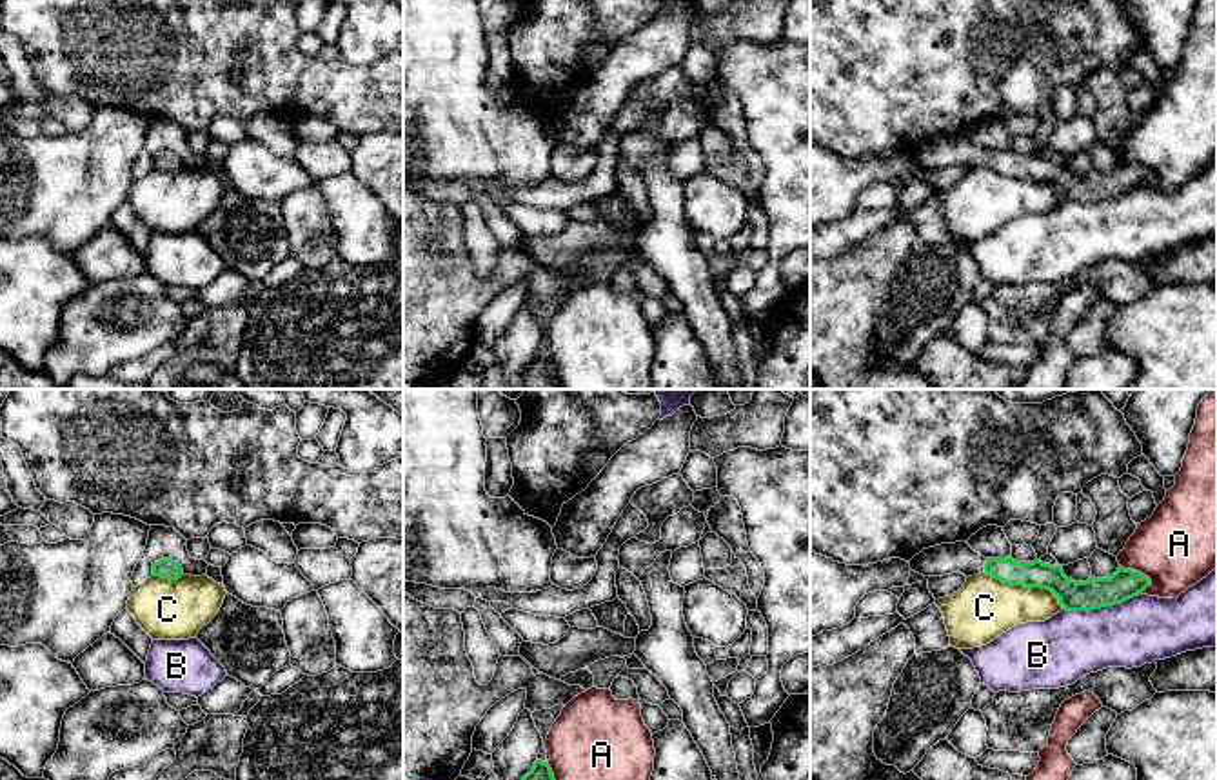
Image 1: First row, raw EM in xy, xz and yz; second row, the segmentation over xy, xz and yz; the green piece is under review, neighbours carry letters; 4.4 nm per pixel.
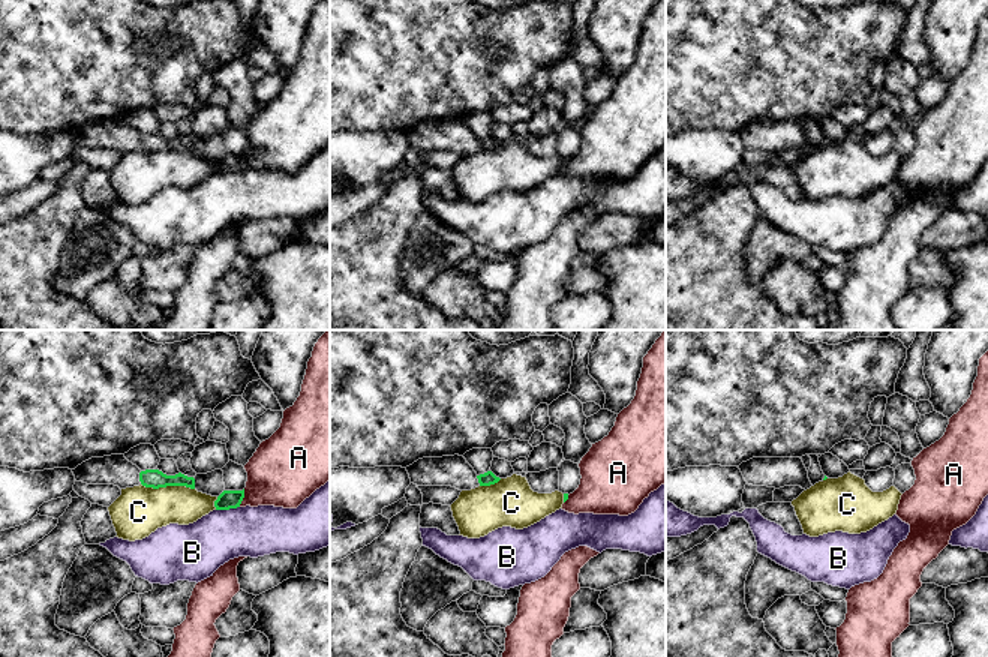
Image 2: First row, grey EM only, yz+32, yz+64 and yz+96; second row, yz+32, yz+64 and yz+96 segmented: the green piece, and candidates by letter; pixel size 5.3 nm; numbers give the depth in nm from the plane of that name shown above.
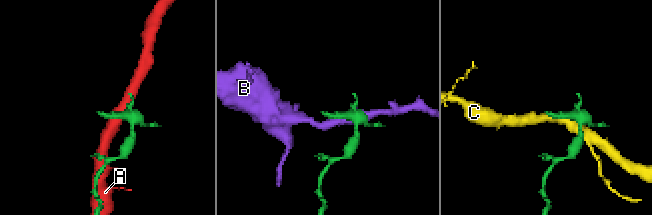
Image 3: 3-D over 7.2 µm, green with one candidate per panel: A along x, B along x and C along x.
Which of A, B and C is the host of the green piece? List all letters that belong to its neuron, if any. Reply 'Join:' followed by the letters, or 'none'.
Join: none

